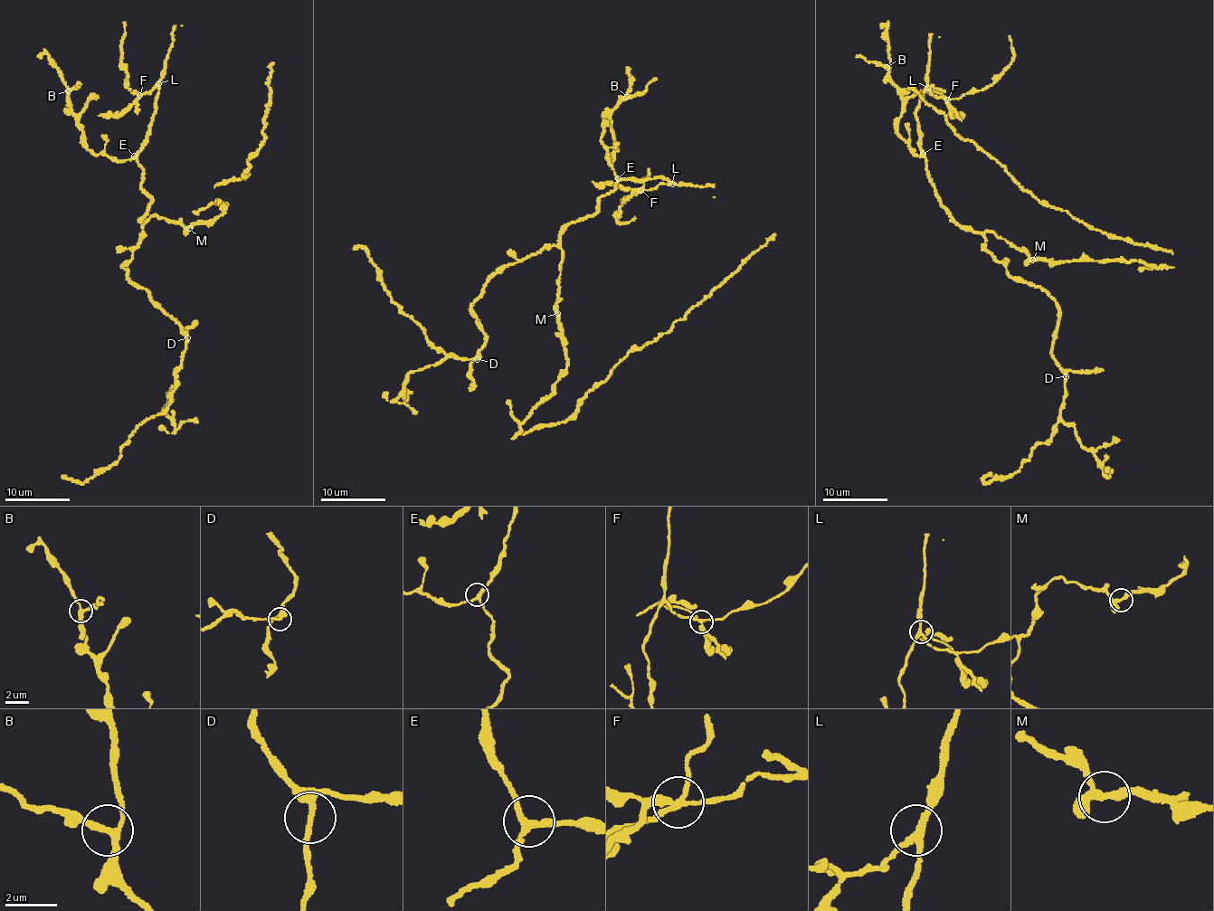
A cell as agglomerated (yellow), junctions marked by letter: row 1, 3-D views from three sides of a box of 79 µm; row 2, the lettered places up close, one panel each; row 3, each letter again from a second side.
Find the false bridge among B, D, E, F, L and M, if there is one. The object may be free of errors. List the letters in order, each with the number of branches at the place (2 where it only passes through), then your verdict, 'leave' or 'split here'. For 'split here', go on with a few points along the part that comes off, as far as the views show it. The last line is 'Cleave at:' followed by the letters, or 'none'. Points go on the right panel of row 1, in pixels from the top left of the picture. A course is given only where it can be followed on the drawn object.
B: 3 branches meet; leave
D: 3 branches meet; leave
E: 3 branches meet; leave
F: 4 branches meet; split here; foreign part runs (946, 99), (953, 110), (952, 114), (962, 115)
L: 3 branches meet; leave
M: 3 branches meet; leave
Cleave at: F

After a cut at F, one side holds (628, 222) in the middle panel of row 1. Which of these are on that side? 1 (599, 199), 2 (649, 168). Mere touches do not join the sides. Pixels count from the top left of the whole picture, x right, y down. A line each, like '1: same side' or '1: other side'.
1: same side
2: other side

